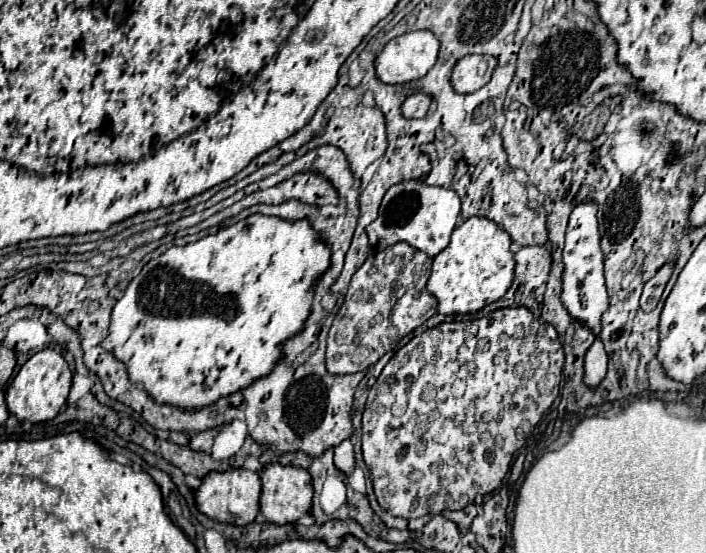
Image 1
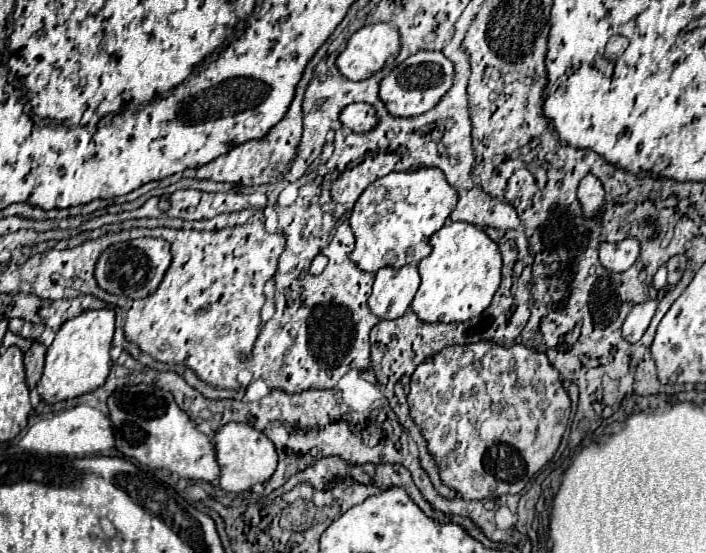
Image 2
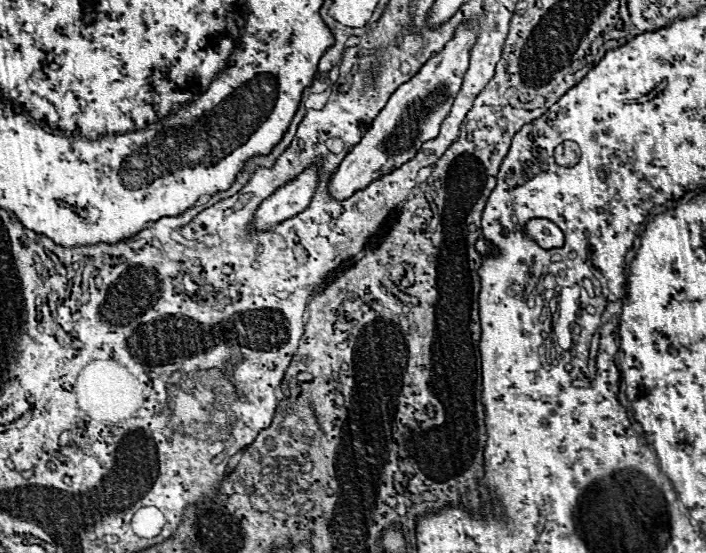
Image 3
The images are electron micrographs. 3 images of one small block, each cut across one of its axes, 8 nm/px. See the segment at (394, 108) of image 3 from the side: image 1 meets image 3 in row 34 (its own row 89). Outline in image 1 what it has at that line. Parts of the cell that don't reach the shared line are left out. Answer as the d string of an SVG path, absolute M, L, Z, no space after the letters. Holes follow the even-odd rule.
M478 54L464 56L452 68L452 78L450 78L452 88L458 94L476 92L490 80L494 68L496 68L496 58L492 56L478 56Z

